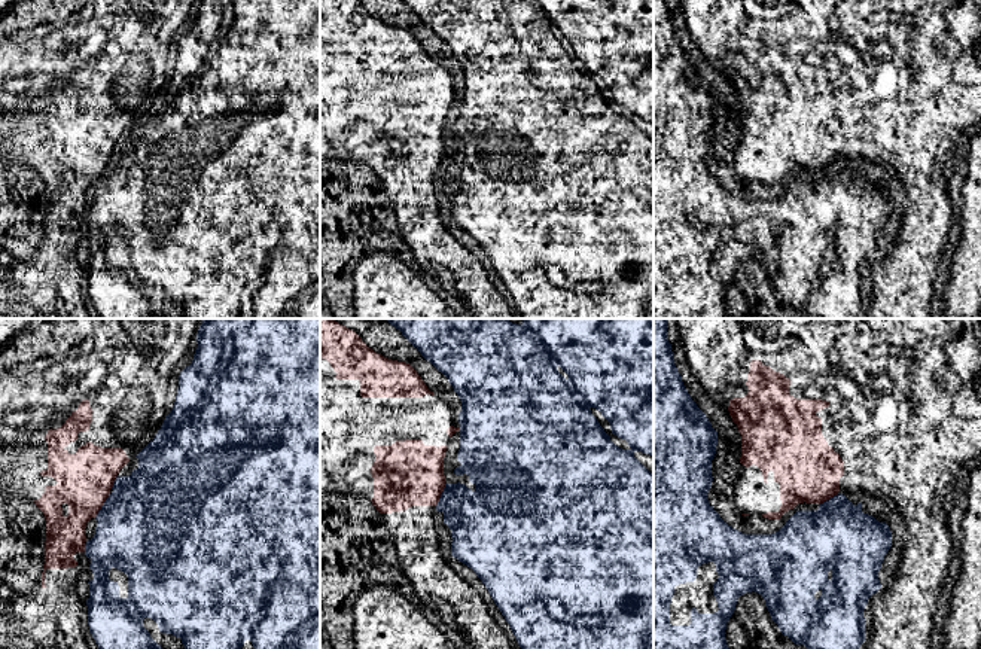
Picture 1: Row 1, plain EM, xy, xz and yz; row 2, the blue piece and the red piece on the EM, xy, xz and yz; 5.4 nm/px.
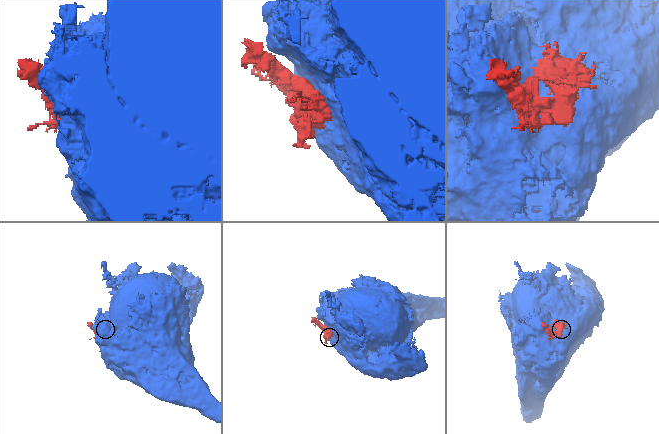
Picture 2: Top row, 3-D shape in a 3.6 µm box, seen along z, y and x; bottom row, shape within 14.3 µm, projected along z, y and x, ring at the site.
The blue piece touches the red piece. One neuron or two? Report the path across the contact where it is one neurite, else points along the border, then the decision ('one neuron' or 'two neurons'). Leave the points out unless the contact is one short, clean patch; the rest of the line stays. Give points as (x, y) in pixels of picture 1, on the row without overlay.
one neuron

